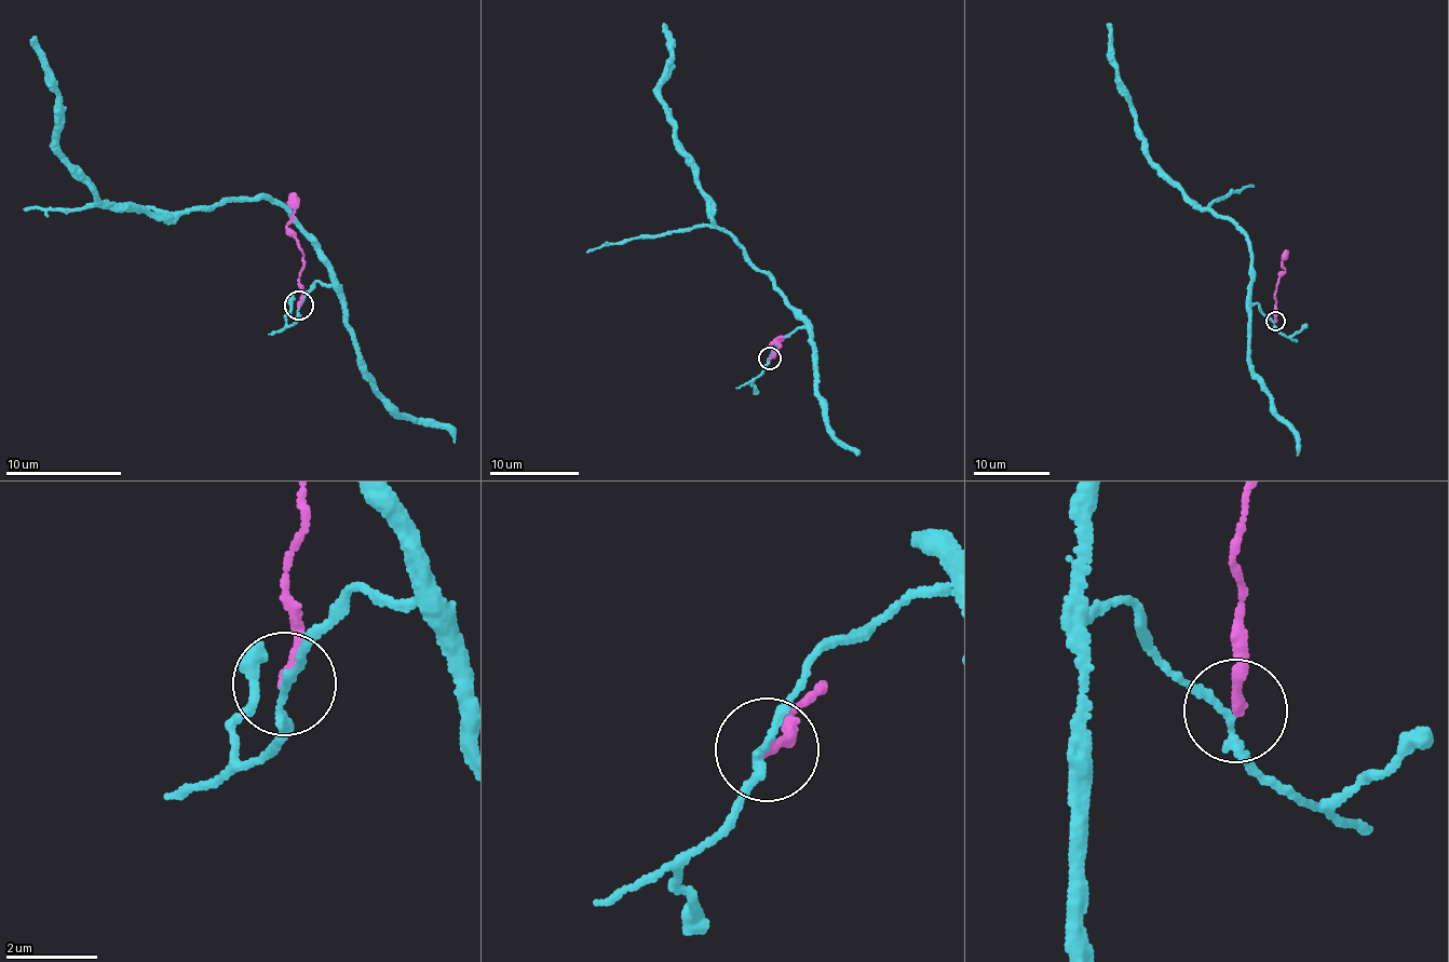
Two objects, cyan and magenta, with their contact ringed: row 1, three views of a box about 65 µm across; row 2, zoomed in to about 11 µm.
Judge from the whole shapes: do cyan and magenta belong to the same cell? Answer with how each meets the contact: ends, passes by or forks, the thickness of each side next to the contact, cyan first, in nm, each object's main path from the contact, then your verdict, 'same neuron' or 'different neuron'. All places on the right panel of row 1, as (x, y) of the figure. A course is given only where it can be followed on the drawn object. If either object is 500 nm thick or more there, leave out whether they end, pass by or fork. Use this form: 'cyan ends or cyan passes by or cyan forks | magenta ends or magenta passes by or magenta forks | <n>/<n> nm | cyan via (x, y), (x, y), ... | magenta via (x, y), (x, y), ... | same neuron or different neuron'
cyan passes by | magenta ends | 150/200 nm | cyan via (1273, 321), (1249, 303), (1251, 247), (1242, 229), (1194, 208), (1150, 159), (1119, 78), (1108, 23) | magenta via (1275, 321), (1274, 290), (1284, 269), (1282, 256), (1288, 249) | different neuron

